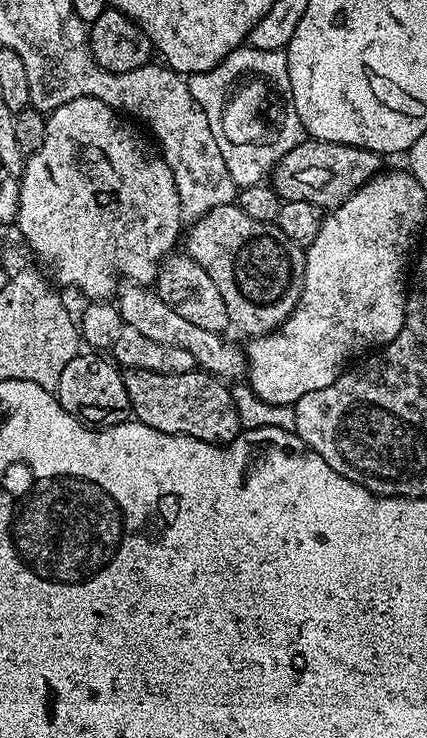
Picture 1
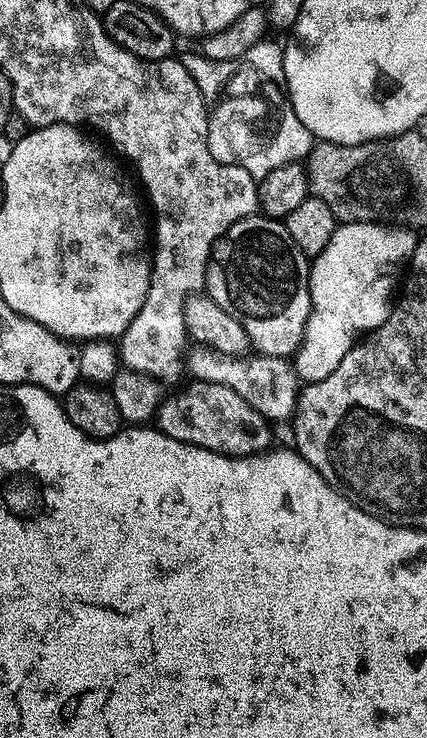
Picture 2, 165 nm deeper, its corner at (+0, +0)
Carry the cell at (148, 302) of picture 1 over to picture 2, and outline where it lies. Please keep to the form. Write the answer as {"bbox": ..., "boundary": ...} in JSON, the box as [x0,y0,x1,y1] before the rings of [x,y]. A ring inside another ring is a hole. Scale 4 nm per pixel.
{"bbox":[186,346,298,422],"boundary":[[[205,346],[194,348],[186,356],[186,372],[189,372],[189,377],[221,384],[234,390],[238,398],[242,398],[269,421],[284,422],[295,413],[298,378],[287,359],[259,354],[232,355]]]}

